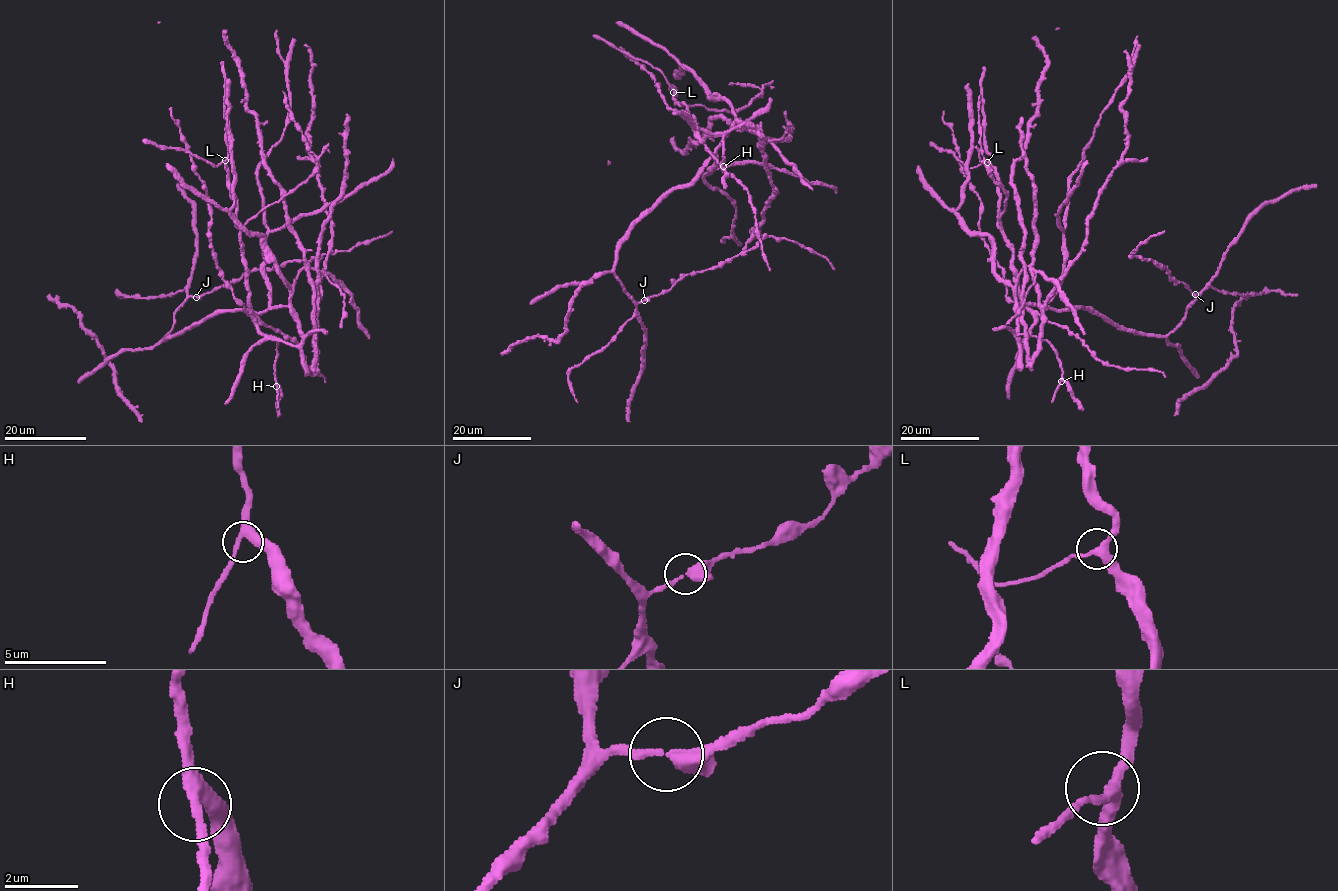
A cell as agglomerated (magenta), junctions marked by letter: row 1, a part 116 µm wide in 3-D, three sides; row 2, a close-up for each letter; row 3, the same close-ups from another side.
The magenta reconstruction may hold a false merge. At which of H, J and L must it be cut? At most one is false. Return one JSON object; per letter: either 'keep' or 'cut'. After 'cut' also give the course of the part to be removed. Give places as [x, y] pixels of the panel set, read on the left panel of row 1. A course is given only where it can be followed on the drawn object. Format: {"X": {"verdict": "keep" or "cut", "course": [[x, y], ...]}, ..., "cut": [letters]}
{"H": {"verdict": "keep"}, "J": {"verdict": "keep"}, "L": {"verdict": "keep"}, "cut": []}

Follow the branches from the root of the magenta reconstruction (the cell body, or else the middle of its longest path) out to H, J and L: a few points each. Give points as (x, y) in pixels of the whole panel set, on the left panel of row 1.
H: (254, 313), (290, 306), (302, 338), (298, 345), (276, 340), (276, 386)
J: (254, 313), (218, 310), (164, 339), (172, 327), (174, 312), (190, 296), (196, 296)
L: (254, 313), (290, 306), (302, 341), (290, 345), (269, 339), (256, 323), (225, 160)

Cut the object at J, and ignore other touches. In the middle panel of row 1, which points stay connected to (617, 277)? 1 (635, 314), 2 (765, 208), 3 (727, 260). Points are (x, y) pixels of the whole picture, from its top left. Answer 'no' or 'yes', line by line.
1: yes
2: yes
3: no

